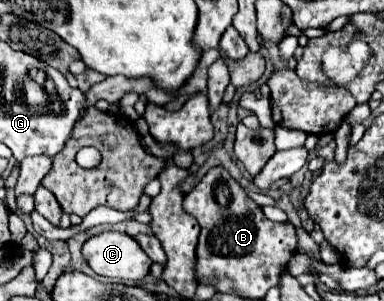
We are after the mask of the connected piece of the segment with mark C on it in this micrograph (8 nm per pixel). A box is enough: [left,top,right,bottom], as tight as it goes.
[81,231,151,281]

